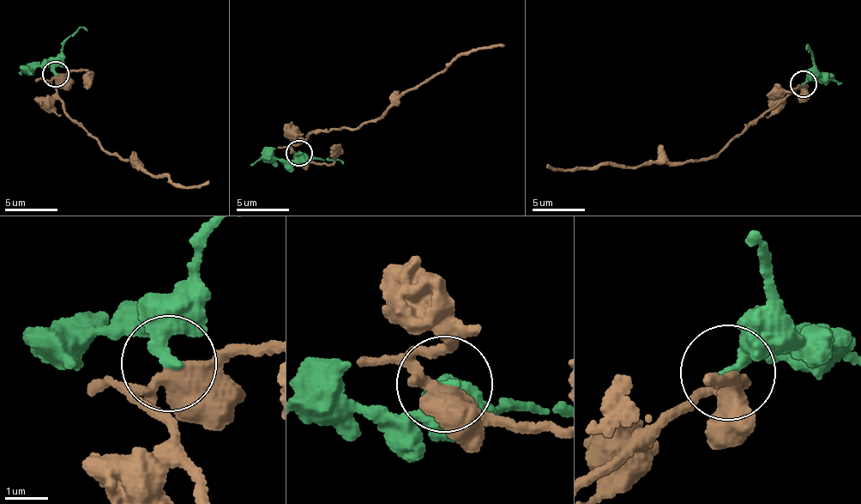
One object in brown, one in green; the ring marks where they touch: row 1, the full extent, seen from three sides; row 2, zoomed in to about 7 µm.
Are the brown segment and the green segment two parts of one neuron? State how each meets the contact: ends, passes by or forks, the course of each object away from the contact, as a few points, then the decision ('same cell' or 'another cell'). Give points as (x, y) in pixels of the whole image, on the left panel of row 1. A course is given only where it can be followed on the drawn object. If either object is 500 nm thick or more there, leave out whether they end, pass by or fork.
brown forks; green ends; course brown (54, 75), (51, 84), (70, 120), (97, 136), (110, 153), (168, 176), (177, 185), (202, 187), (208, 181); course green (54, 75), (56, 57), (63, 44), (81, 27), (87, 30); another cell

